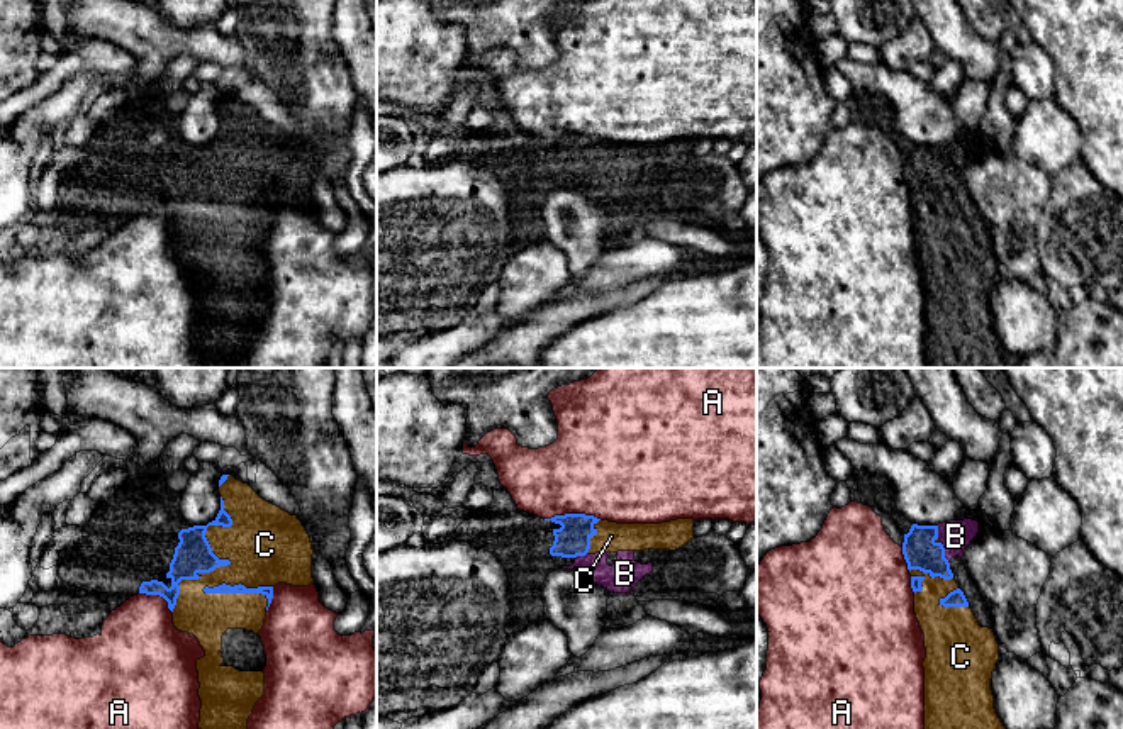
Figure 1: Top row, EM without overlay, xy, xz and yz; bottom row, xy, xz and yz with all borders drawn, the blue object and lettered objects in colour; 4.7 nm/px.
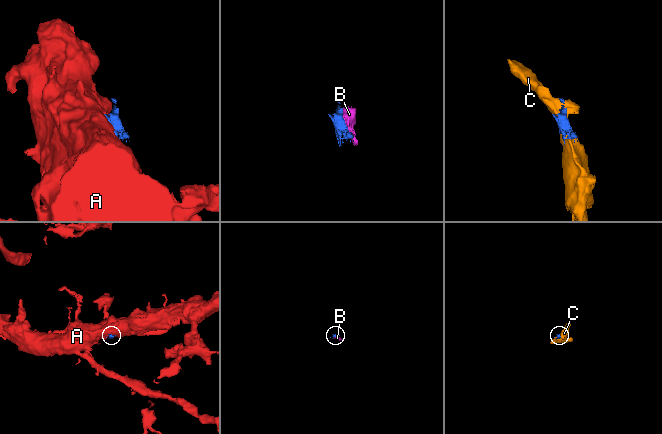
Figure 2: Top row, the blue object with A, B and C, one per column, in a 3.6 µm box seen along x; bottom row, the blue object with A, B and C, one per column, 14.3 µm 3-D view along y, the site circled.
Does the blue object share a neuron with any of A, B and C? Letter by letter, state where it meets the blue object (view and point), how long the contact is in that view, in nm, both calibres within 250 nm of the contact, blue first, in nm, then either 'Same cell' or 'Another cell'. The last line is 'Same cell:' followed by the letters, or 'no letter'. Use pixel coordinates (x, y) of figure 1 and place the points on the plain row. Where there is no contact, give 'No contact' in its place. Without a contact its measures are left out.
A: Touches blue at xz (574, 134). Shared border 280 nm. Thickness 170 nm (blue) against 460 nm. Another cell
B: Touches blue at yz (944, 173). Shared border 120 nm. Thickness 160 nm (blue) against 150 nm. Same cell
C: Touches blue at xy (223, 180). Shared border 600 nm. Thickness 180 nm (blue) against 380 nm. Same cell
Same cell: B, C

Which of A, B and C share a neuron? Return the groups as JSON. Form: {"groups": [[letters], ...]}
{"groups": [["A"], ["B", "C"]]}

